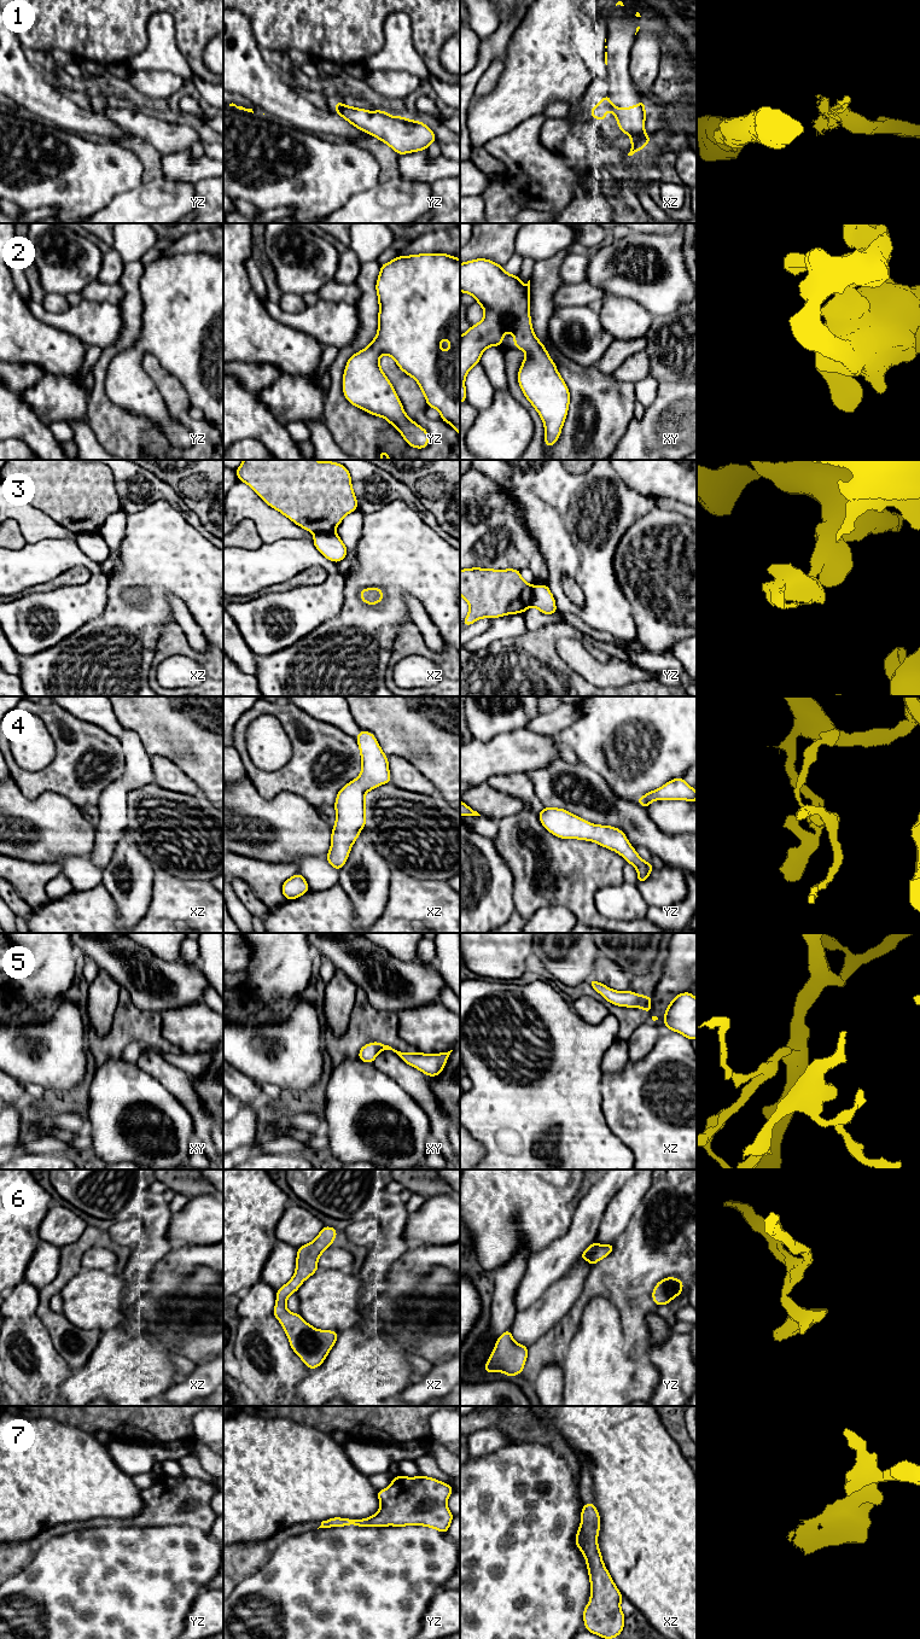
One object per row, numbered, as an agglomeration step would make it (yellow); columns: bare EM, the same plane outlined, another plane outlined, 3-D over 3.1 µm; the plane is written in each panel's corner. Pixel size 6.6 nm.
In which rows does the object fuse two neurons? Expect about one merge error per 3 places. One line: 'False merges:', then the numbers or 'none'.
False merges: 3

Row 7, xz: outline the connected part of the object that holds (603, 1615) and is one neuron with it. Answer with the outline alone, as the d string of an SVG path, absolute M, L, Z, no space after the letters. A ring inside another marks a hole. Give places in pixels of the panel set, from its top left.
M594 1503L583 1504L575 1542L587 1558L590 1580L590 1600L583 1611L584 1627L604 1639L612 1639L623 1631L625 1615L621 1610L623 1596L602 1562L598 1546L599 1530L600 1515Z

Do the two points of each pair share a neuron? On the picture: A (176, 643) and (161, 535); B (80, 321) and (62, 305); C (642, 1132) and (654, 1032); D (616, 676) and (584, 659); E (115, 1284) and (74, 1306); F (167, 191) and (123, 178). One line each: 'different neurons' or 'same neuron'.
A: different neurons
B: different neurons
C: different neurons
D: same neuron
E: same neuron
F: different neurons

